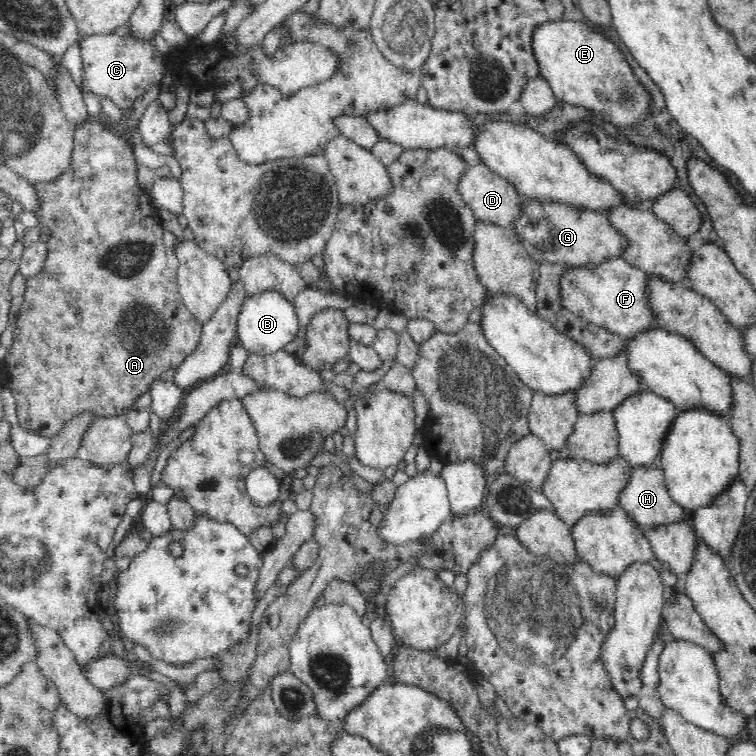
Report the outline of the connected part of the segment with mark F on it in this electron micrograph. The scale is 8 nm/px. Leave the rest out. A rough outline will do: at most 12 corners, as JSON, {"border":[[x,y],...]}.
{"border":[[623,257],[562,278],[564,307],[634,340],[659,326]]}

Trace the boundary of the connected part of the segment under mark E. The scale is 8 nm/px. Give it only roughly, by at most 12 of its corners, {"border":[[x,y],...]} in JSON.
{"border":[[583,21],[534,34],[555,97],[618,128],[650,116],[621,48]]}

